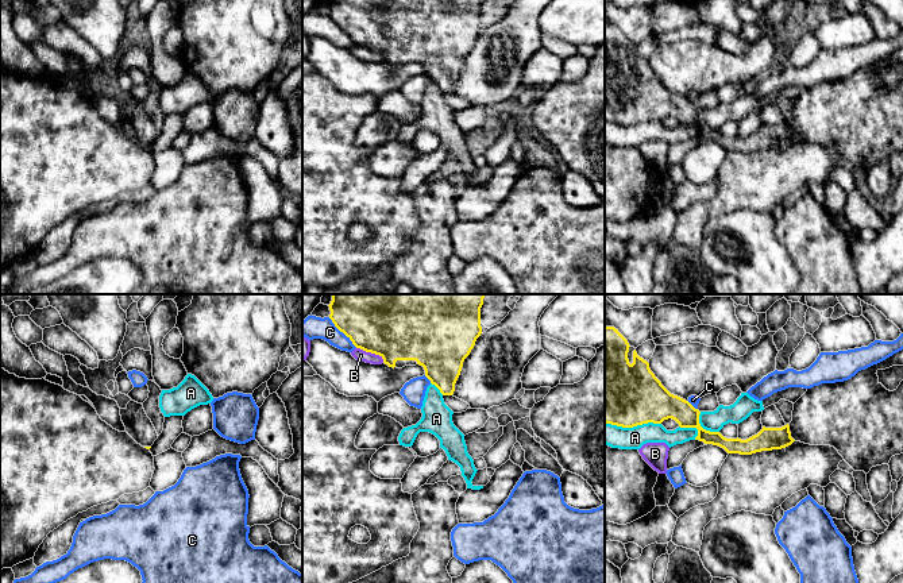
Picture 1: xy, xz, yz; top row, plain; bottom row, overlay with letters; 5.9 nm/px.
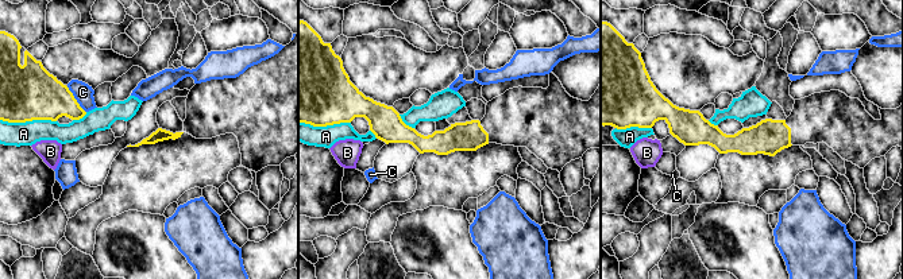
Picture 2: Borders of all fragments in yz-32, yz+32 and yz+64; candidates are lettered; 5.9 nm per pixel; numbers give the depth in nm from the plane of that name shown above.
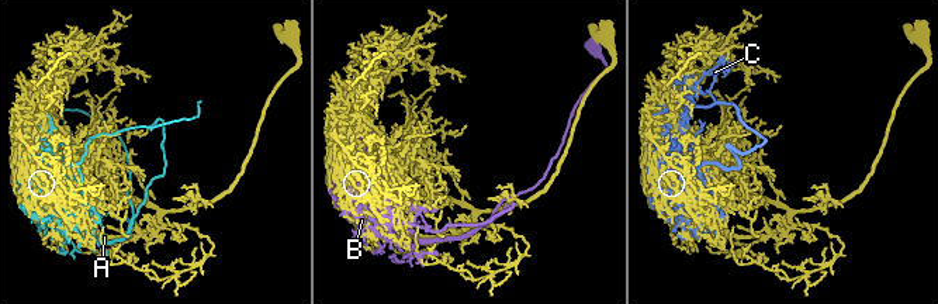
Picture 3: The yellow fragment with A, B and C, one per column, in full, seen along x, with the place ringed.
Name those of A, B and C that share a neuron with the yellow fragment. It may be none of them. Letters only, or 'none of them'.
none of them

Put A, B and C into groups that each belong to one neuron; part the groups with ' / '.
A / B / C

